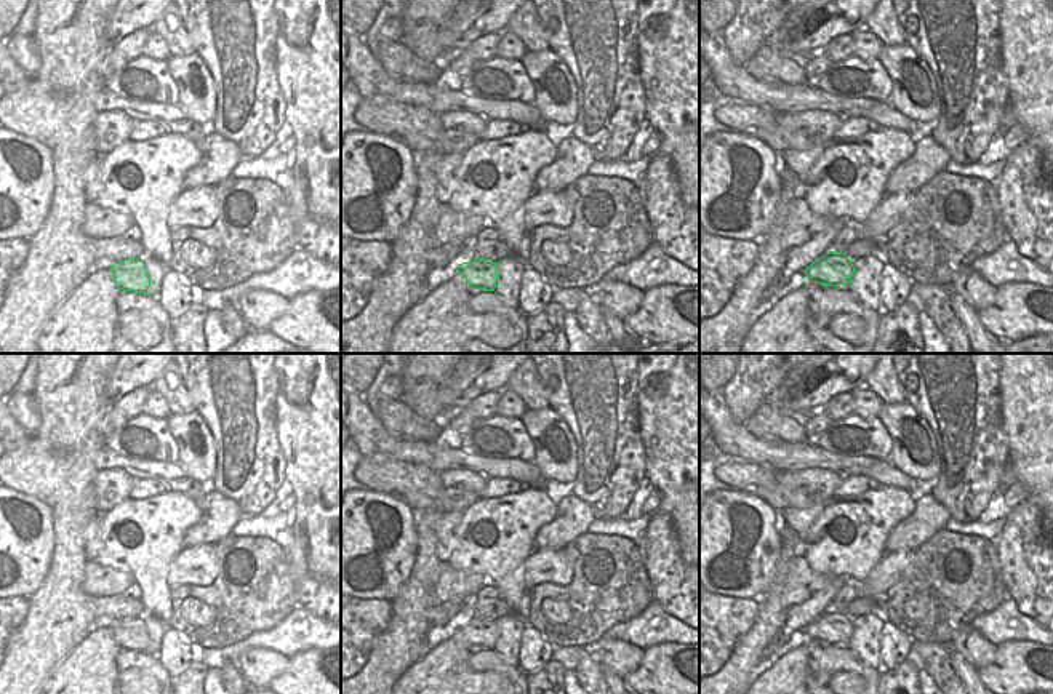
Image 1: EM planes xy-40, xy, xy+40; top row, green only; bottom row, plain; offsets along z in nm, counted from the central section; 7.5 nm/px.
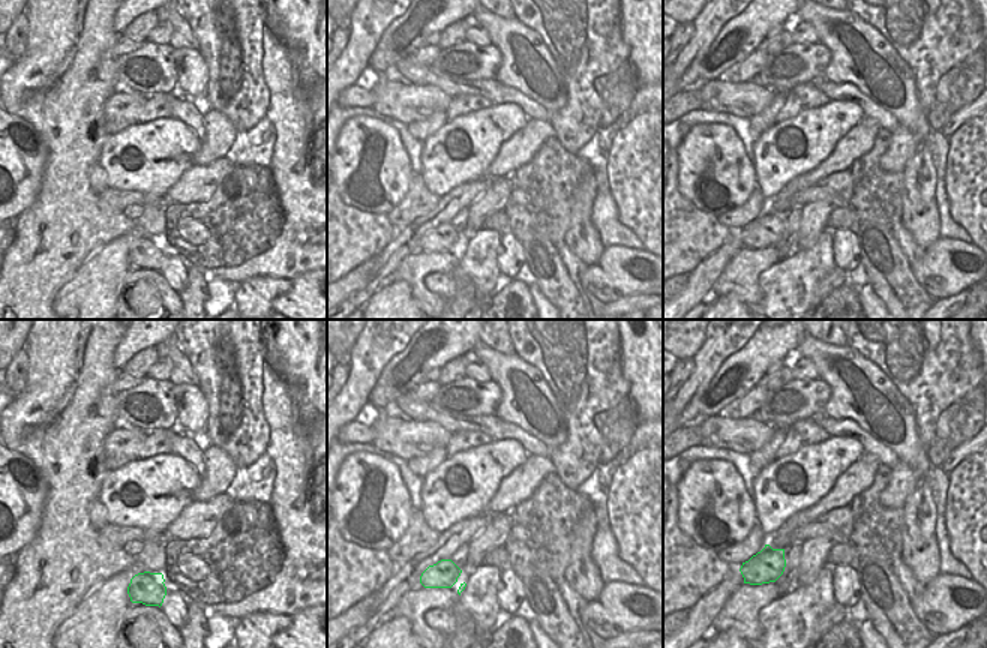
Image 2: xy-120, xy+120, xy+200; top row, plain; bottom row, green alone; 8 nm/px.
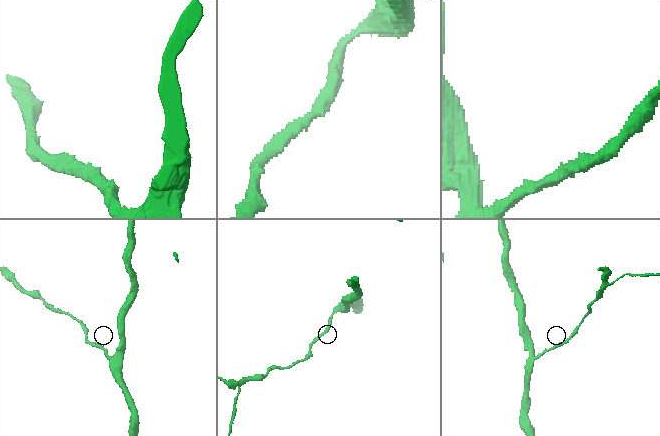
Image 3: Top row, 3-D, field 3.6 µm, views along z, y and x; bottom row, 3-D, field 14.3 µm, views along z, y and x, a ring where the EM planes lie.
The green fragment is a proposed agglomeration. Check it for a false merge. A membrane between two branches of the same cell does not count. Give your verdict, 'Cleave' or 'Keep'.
Keep

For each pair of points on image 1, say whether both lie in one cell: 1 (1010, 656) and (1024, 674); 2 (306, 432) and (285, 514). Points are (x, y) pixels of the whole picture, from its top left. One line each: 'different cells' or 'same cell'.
1: same cell
2: different cells

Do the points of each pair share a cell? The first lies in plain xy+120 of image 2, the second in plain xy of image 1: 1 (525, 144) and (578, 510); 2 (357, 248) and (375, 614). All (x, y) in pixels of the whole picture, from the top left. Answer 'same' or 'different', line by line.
1: same
2: same

